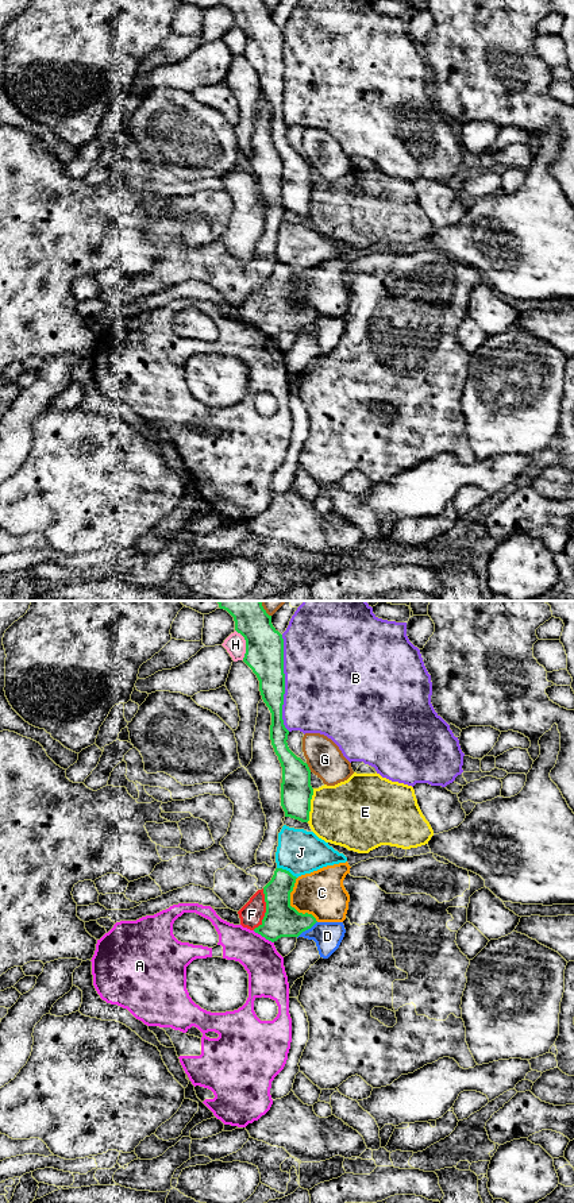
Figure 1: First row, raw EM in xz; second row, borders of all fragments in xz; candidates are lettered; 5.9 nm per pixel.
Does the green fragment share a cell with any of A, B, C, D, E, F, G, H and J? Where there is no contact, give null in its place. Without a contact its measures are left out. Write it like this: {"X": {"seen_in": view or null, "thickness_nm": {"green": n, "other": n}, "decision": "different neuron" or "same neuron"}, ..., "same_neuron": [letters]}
{"A": {"seen_in": "xz", "thickness_nm": {"green": 200, "other": 220}, "decision": "different neuron"}, "B": {"seen_in": "xz", "thickness_nm": {"green": 220, "other": 500}, "decision": "different neuron"}, "C": {"seen_in": "xz", "thickness_nm": {"green": 200, "other": 280}, "decision": "different neuron"}, "D": {"seen_in": "xz", "thickness_nm": {"green": 200, "other": 160}, "decision": "different neuron"}, "E": {"seen_in": "xz", "thickness_nm": {"green": 190, "other": 380}, "decision": "different neuron"}, "F": {"seen_in": "xz", "thickness_nm": {"green": 200, "other": 140}, "decision": "same neuron"}, "G": {"seen_in": "xz", "thickness_nm": {"green": 190, "other": 220}, "decision": "different neuron"}, "H": {"seen_in": "xz", "thickness_nm": {"green": 220, "other": 130}, "decision": "different neuron"}, "J": {"seen_in": "xz", "thickness_nm": {"green": 160, "other": 260}, "decision": "different neuron"}, "same_neuron": ["F"]}

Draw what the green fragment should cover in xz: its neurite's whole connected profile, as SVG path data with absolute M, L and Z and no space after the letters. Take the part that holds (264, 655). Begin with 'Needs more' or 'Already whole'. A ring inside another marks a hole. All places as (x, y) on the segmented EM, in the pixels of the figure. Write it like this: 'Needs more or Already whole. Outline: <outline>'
Already whole. Outline: M216 601L235 621L235 631L246 640L243 662L259 680L263 702L271 713L270 740L282 767L281 806L285 817L309 821L311 770L288 747L289 730L284 725L285 694L284 639L273 626L271 616L261 601Z

